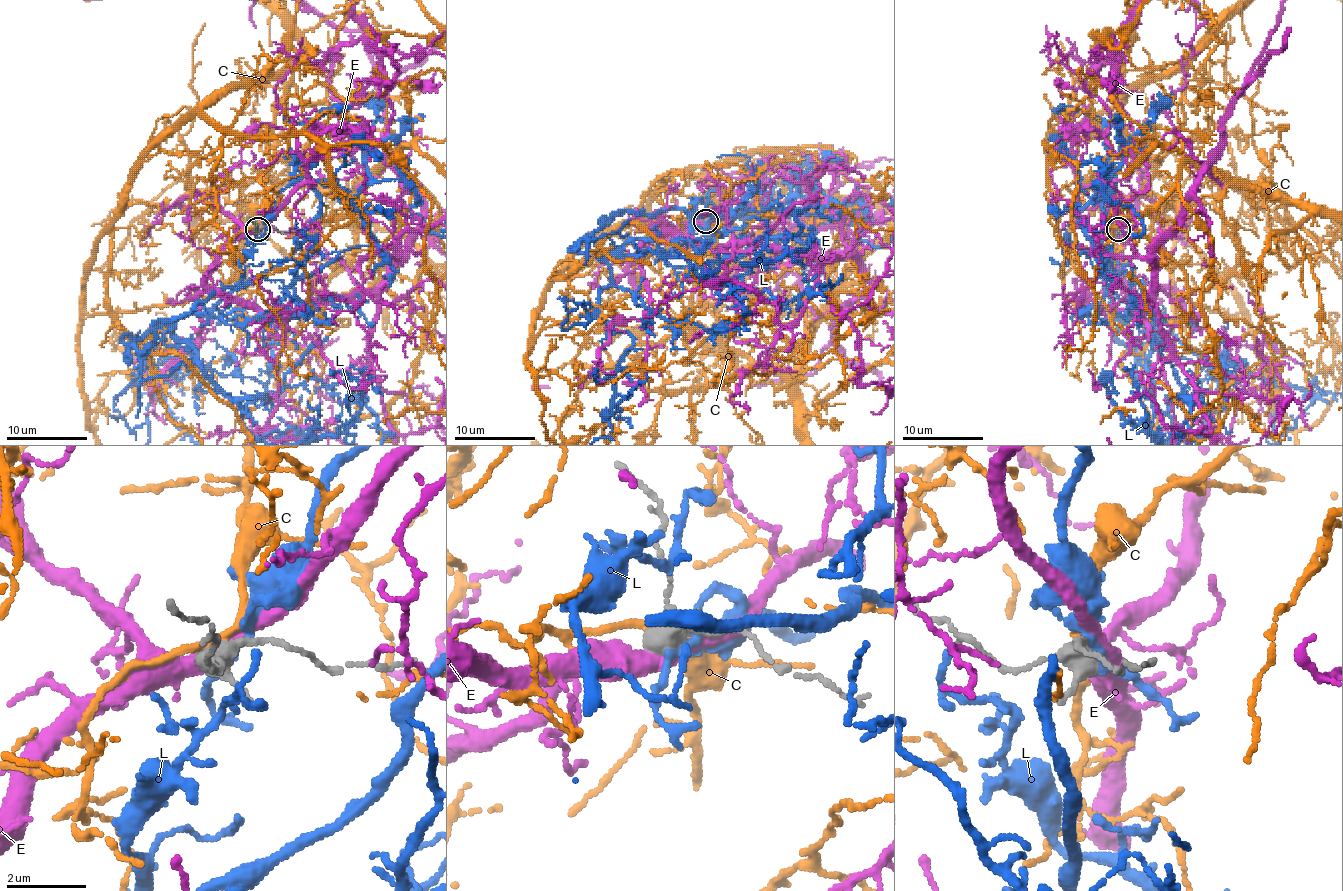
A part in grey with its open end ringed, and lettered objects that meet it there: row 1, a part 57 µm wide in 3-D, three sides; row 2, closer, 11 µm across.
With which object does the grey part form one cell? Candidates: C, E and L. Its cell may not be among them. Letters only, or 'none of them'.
E

